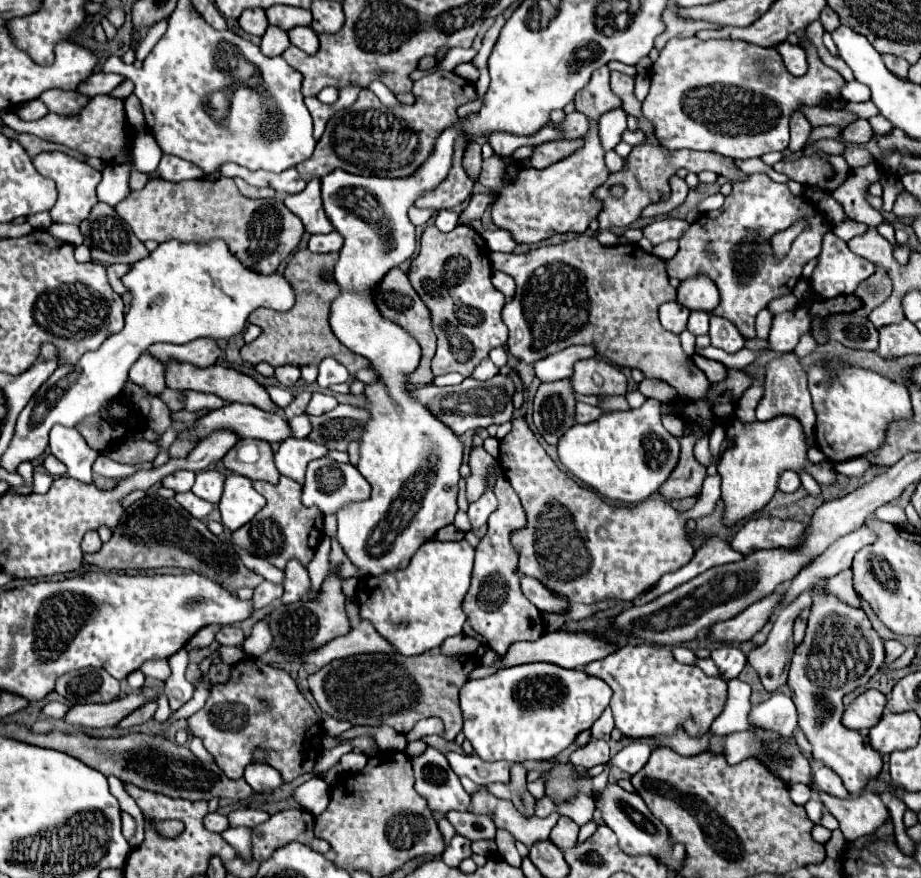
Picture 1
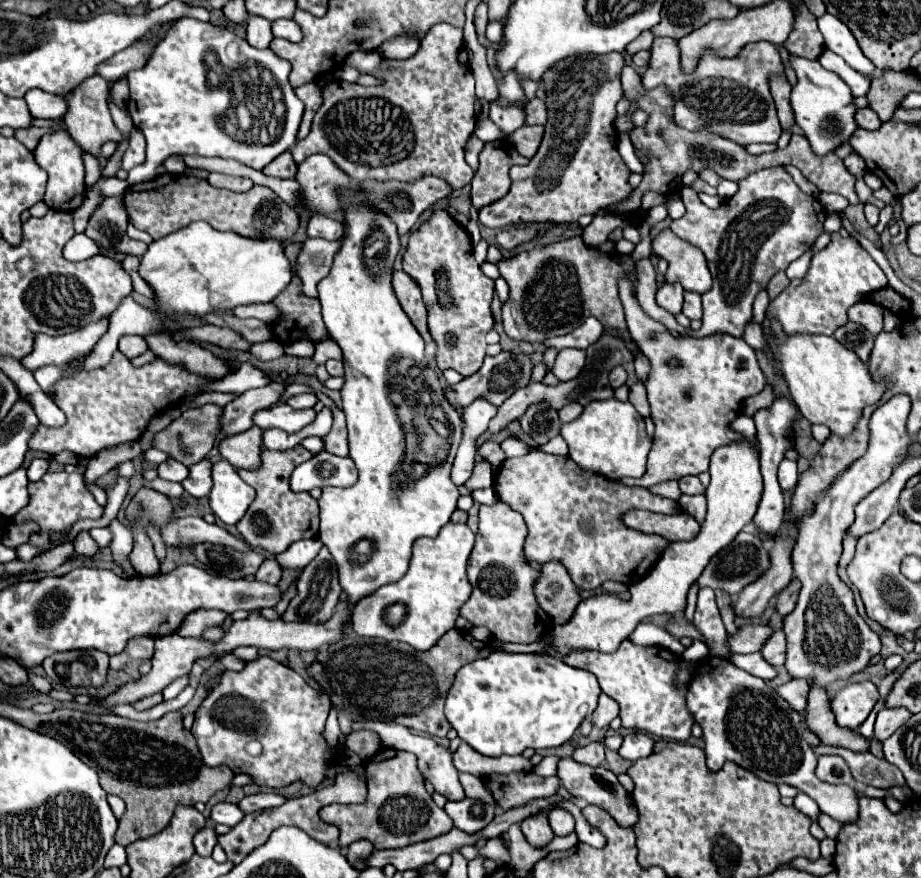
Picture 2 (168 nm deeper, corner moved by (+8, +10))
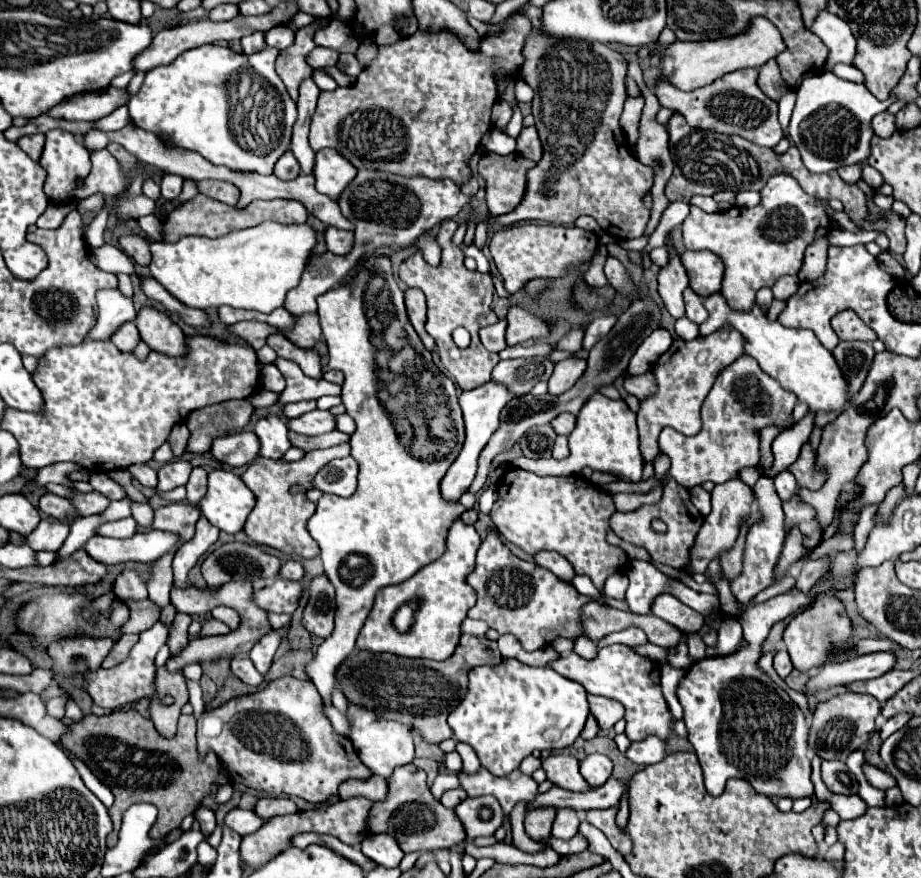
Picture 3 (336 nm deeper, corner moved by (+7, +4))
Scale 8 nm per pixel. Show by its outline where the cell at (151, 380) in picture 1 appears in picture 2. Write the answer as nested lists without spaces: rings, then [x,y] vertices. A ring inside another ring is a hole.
[[[123,336],[119,340],[119,350],[127,356],[127,358],[135,358],[139,354],[143,354],[147,350],[147,342],[143,336]]]

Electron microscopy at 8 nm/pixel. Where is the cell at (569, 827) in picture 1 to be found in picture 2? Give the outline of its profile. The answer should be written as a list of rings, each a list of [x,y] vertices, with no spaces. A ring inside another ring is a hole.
[[[553,808],[553,812],[549,812],[549,824],[557,836],[567,836],[575,828],[573,816],[563,808]]]

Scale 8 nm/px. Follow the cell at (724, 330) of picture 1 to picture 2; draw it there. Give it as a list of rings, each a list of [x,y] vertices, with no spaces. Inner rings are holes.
[[[619,256],[621,266],[625,276],[619,278],[619,298],[625,308],[625,320],[629,326],[629,332],[633,340],[637,342],[639,350],[651,360],[651,374],[649,380],[645,382],[647,396],[649,396],[649,406],[651,406],[651,420],[655,424],[655,436],[653,436],[653,448],[649,452],[647,460],[647,472],[643,478],[633,480],[633,478],[621,478],[619,482],[625,486],[641,486],[641,488],[651,488],[659,482],[667,480],[679,480],[683,476],[697,476],[709,468],[711,454],[725,444],[731,442],[741,442],[743,436],[735,430],[731,430],[731,422],[739,416],[739,406],[745,398],[759,394],[765,386],[765,374],[761,372],[755,350],[743,340],[743,338],[733,338],[727,334],[721,336],[707,336],[707,338],[689,338],[689,340],[675,340],[669,330],[647,316],[643,308],[637,302],[635,296],[635,286],[633,286],[633,274],[635,274],[635,262],[629,260],[629,256]],[[655,334],[655,336],[653,336]],[[677,360],[677,366],[671,368],[669,362]]]

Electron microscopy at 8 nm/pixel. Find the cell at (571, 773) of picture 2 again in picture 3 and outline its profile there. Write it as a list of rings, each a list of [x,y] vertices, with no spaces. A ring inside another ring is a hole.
[[[566,754],[548,756],[542,762],[542,768],[546,770],[548,780],[554,782],[560,788],[566,788],[566,790],[572,790],[572,792],[592,790],[592,786],[578,772],[578,760],[574,756],[566,756]]]

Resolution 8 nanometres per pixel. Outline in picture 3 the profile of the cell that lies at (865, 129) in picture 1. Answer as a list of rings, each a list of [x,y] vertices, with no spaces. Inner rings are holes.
[[[882,112],[878,116],[872,118],[872,130],[876,136],[880,138],[888,138],[890,134],[894,134],[896,130],[896,124],[894,124],[894,116],[888,114],[888,112]]]

